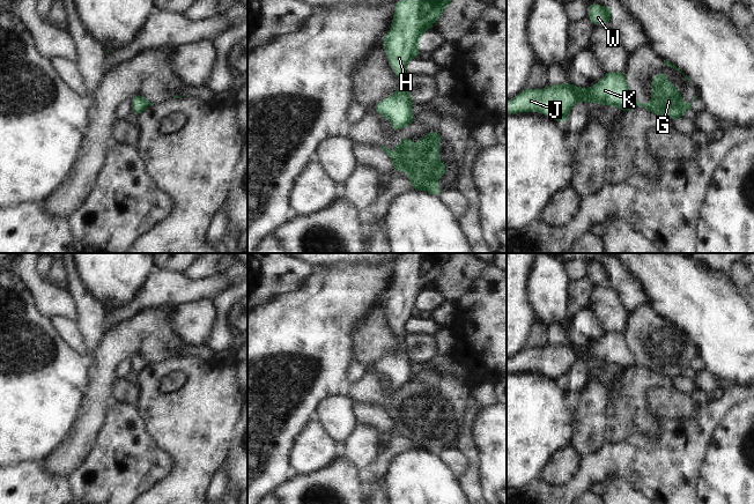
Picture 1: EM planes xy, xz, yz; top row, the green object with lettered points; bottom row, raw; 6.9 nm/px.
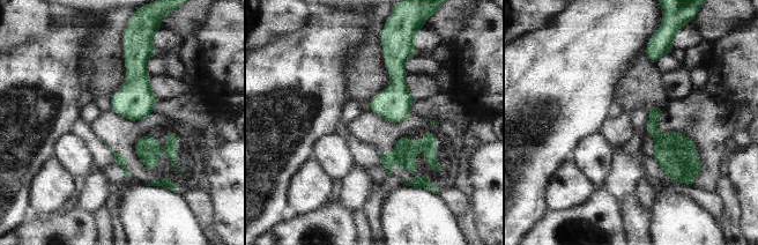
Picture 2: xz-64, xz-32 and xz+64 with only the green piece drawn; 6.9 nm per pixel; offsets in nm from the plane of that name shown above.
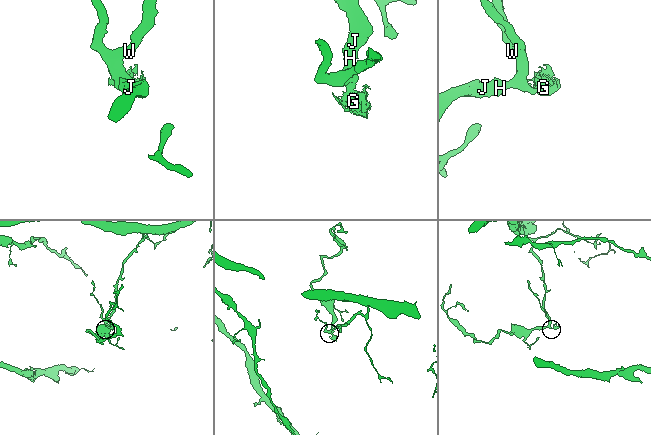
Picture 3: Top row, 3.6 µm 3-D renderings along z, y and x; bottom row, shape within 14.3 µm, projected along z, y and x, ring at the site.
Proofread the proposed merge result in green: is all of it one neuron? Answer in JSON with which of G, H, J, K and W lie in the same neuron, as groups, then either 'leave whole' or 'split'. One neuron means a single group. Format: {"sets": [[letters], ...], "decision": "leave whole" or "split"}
{"sets": [["G"], ["H", "J", "K", "W"]], "decision": "split"}

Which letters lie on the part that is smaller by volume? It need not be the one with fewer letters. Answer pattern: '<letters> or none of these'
G

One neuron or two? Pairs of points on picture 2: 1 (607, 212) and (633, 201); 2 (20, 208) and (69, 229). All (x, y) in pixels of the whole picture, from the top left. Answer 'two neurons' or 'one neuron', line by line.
1: two neurons
2: two neurons

